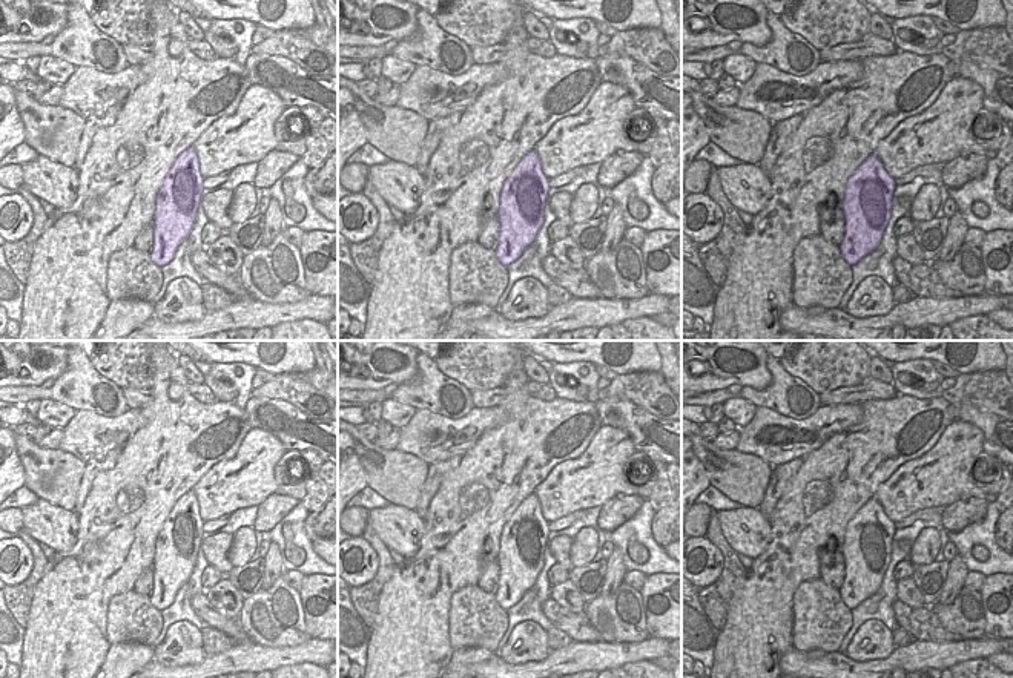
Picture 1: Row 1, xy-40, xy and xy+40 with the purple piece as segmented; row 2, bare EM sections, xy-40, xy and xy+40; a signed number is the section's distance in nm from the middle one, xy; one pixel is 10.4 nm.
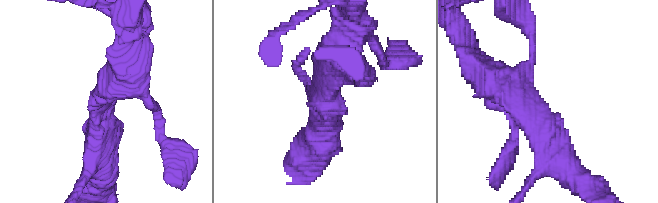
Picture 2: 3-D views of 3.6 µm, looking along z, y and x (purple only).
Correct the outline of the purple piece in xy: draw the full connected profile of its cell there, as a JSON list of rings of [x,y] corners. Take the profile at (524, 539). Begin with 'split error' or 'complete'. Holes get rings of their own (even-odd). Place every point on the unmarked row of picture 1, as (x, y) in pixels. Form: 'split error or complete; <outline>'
complete; [[[534,494],[505,523],[497,555],[500,574],[496,592],[496,601],[503,611],[517,604],[540,574],[548,546],[548,525]]]

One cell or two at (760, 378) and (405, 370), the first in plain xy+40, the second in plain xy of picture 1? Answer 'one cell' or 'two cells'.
one cell

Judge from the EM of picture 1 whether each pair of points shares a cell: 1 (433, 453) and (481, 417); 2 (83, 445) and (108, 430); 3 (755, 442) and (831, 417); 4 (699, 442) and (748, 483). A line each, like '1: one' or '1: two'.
1: one
2: one
3: one
4: one

